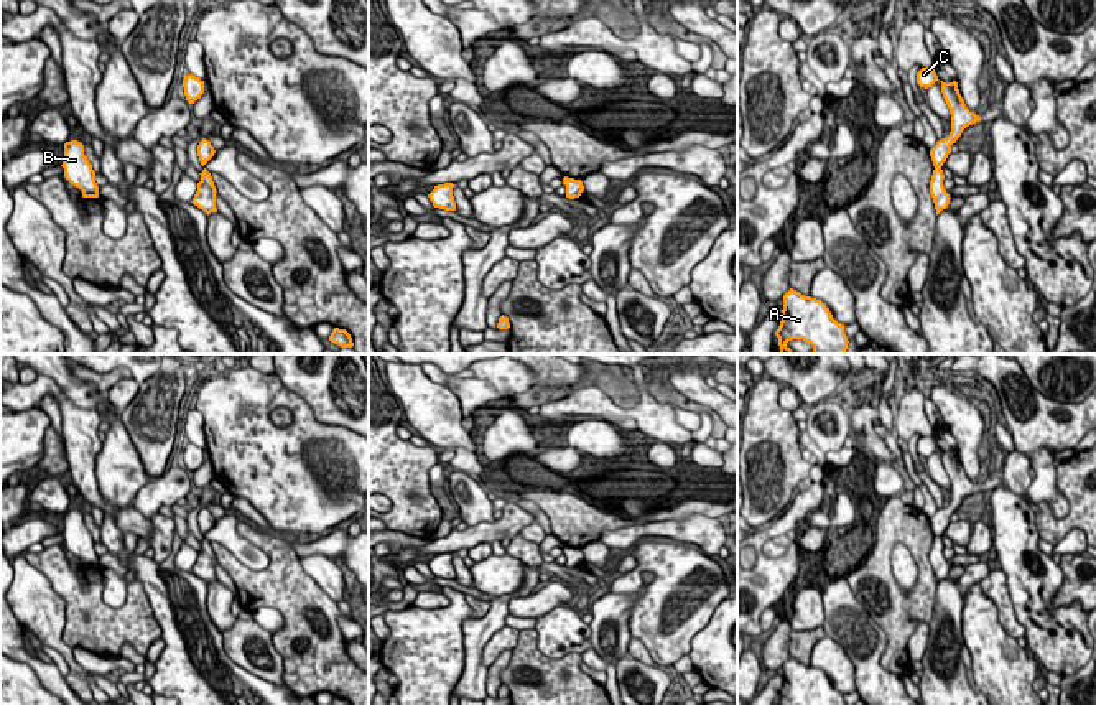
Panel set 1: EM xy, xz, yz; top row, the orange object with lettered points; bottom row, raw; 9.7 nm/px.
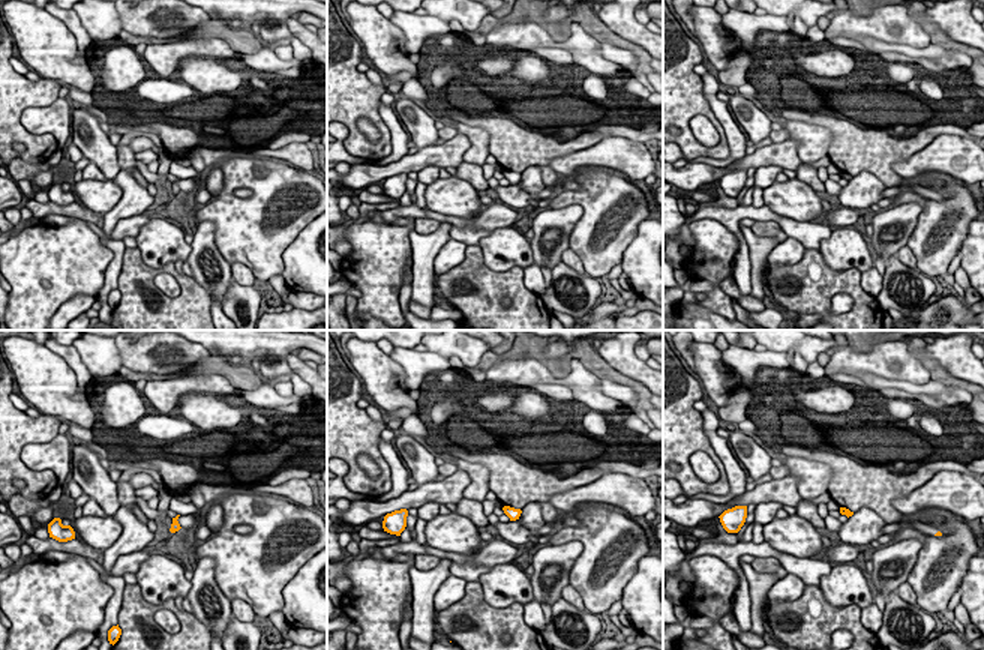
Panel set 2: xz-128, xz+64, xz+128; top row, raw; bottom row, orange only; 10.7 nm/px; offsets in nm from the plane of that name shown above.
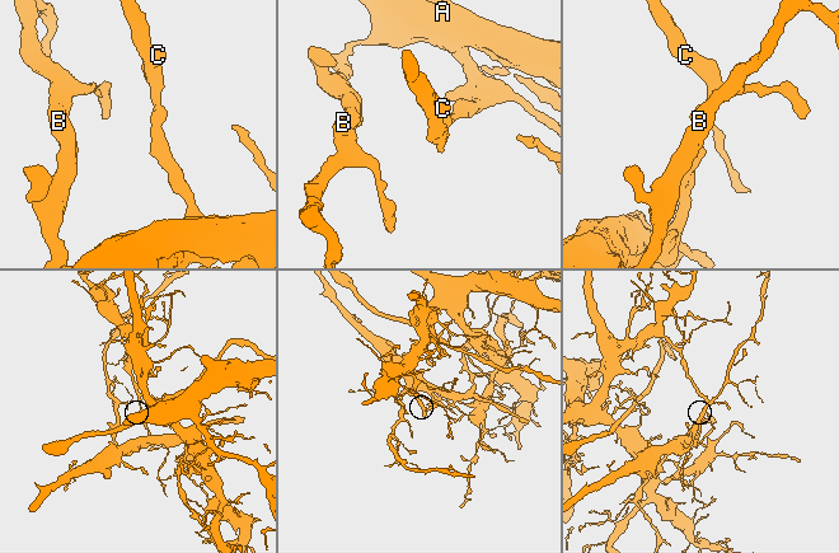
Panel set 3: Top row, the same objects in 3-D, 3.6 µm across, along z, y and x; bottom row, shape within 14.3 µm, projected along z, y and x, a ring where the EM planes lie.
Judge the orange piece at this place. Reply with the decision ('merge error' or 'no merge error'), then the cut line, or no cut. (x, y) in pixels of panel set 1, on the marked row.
merge error; cut in yz along (930, 150), (947, 155)

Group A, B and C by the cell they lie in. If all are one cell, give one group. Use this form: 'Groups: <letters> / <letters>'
Groups: A B / C

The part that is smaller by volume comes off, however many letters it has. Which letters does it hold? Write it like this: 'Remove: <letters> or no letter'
Remove: A, B

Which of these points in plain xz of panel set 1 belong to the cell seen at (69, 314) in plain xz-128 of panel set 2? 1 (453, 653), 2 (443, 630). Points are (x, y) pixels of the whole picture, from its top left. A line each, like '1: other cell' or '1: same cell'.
1: other cell
2: other cell

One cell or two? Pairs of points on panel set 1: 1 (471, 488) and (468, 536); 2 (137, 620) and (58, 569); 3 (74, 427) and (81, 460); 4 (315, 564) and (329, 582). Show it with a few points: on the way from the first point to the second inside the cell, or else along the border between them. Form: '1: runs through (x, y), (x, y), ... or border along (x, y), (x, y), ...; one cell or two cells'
1: border along (496, 519), (468, 527); two cells
2: runs through (117, 620), (106, 620), (74, 588); one cell
3: runs through (81, 435), (81, 452); one cell
4: runs through (320, 569), (328, 577); one cell

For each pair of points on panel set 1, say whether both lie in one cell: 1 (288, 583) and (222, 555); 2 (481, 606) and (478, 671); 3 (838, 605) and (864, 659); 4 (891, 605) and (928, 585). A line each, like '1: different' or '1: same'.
1: same
2: different
3: same
4: same

